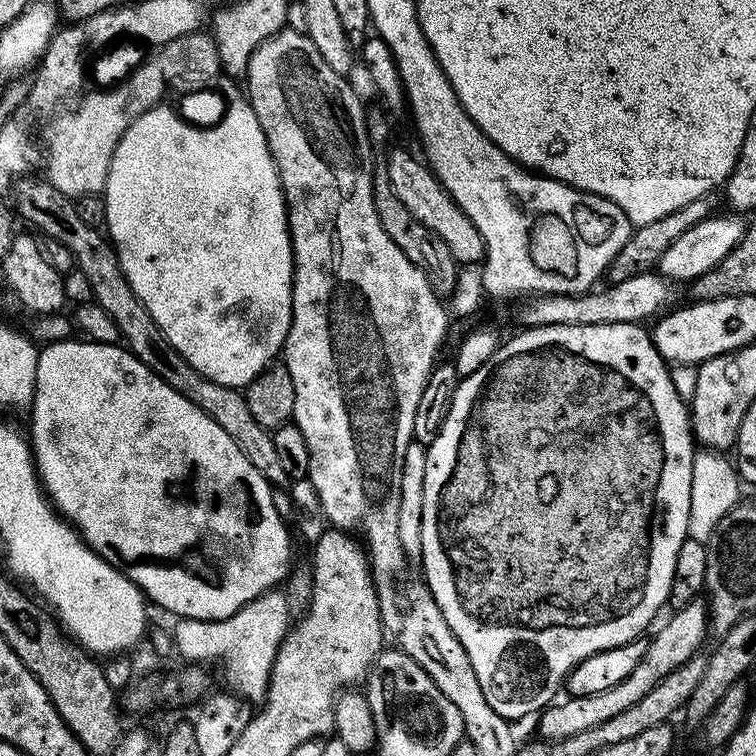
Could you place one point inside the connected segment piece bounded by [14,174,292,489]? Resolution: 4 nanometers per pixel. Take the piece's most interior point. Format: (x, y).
(38, 201)

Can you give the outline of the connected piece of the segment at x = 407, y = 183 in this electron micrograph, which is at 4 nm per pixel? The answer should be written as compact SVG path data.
M396 148L388 156L386 171L390 178L390 186L394 186L394 194L398 194L402 206L426 226L435 236L446 244L450 254L455 258L457 265L464 264L479 265L484 258L484 239L482 234L470 222L470 218L459 206L452 201L448 191L436 179L432 169L428 167L423 159L411 156L404 148Z

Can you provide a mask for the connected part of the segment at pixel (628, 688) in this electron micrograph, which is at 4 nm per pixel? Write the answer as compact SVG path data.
M702 598L692 600L686 606L675 609L670 620L657 632L656 636L649 639L646 654L638 666L627 675L618 686L610 690L588 696L576 696L561 702L549 705L540 715L540 732L543 739L549 741L564 740L582 730L592 729L602 722L609 721L615 715L634 706L643 695L648 694L668 674L672 673L679 665L684 665L692 656L697 655L706 636L710 634L710 617L707 601Z

